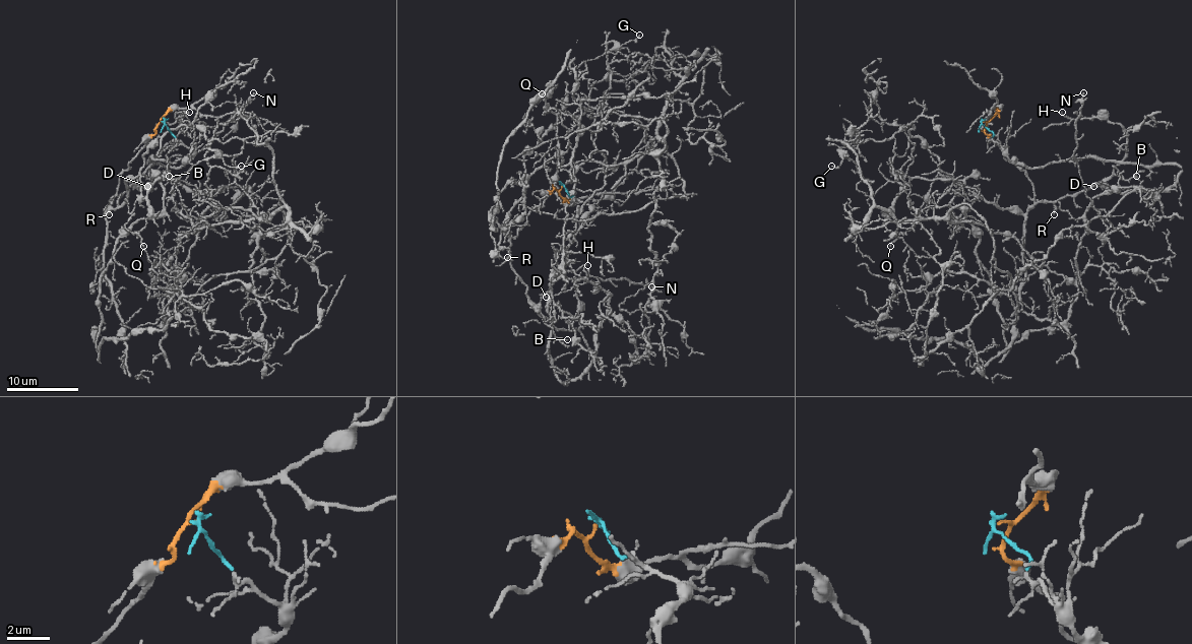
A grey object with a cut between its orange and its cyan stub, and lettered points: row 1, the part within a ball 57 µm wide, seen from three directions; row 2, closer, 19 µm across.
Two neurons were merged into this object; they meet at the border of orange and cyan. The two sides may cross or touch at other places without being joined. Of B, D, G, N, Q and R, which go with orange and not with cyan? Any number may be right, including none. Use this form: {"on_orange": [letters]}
{"on_orange": ["B", "D", "G", "Q", "R"]}

